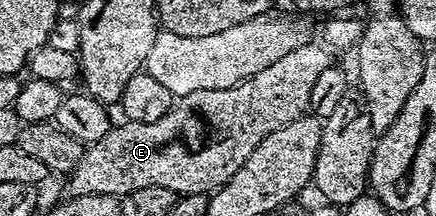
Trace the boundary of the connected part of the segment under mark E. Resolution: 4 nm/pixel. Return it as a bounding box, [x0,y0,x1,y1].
[64,43,333,197]

